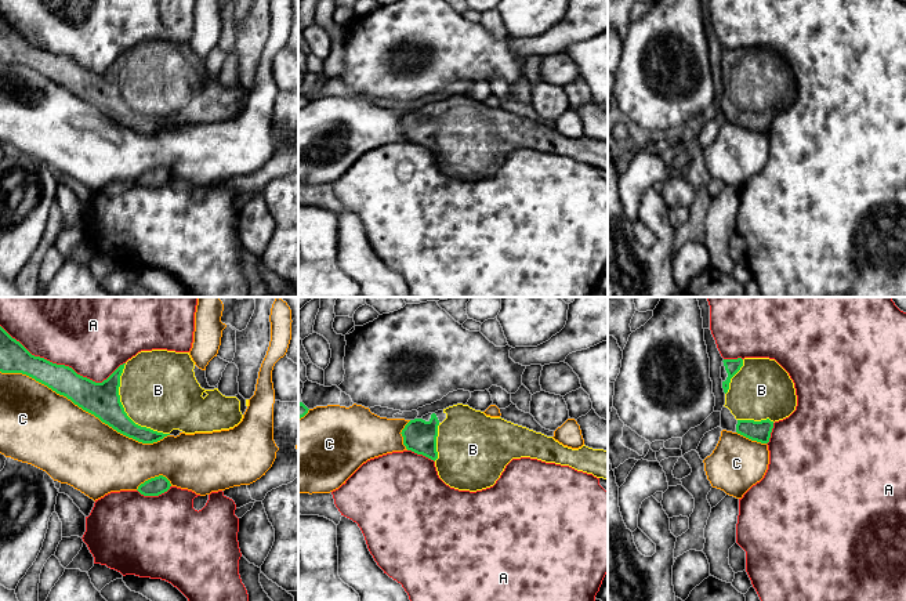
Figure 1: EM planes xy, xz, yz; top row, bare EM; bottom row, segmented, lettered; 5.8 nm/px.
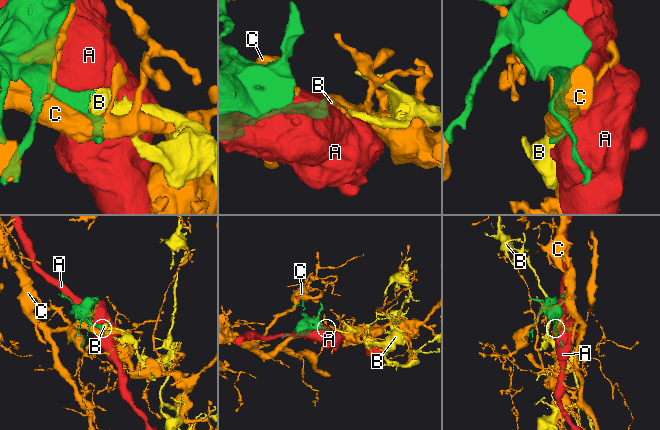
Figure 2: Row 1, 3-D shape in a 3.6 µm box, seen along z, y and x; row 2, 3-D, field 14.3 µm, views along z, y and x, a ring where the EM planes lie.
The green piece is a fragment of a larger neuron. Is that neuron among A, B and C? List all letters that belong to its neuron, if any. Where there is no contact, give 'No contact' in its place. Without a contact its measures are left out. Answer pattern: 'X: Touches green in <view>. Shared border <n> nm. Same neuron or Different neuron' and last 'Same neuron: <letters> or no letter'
A: Touches green in xy. Shared border 750 nm. Different neuron
B: Touches green in xy. Shared border 480 nm. Same neuron
C: Touches green in xy. Shared border 1050 nm. Different neuron
Same neuron: B

